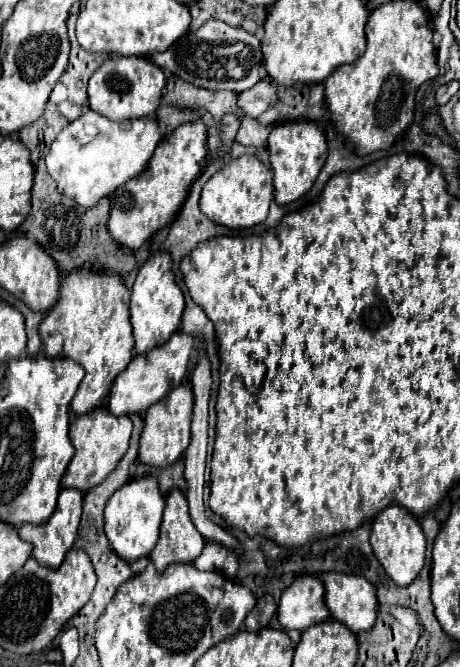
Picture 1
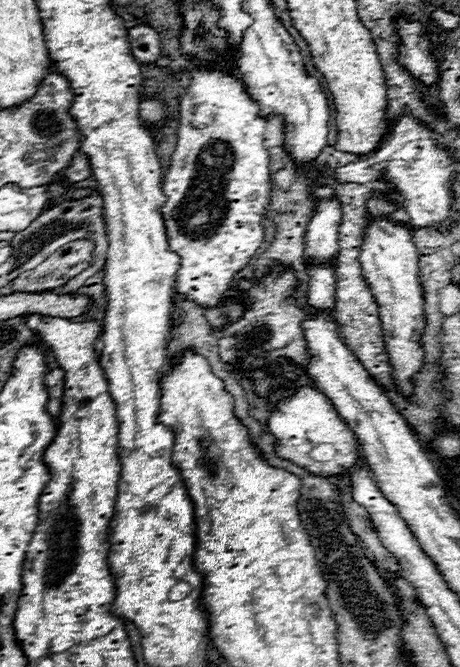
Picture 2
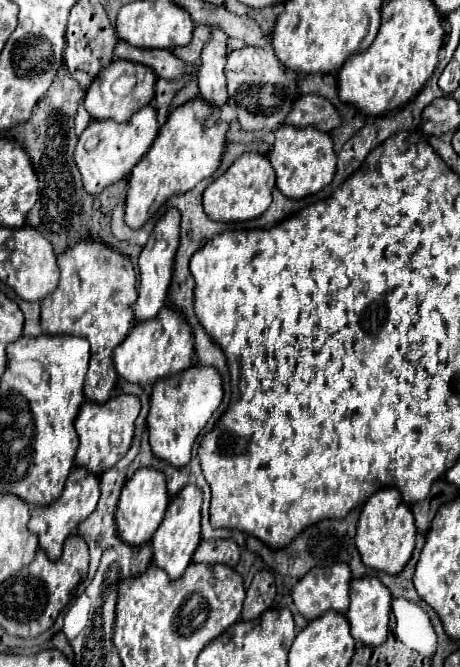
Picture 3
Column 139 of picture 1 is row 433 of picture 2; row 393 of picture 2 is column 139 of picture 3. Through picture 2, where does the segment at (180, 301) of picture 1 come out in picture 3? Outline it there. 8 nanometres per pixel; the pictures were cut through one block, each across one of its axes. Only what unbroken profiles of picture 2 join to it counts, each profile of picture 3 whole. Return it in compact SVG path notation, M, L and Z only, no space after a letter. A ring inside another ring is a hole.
M170 208L154 226L140 258L138 258L138 268L140 268L140 290L138 290L138 300L134 302L134 314L136 320L148 320L158 314L158 310L166 302L166 292L168 284L172 278L172 268L174 268L174 256L180 246L180 212L176 208Z

